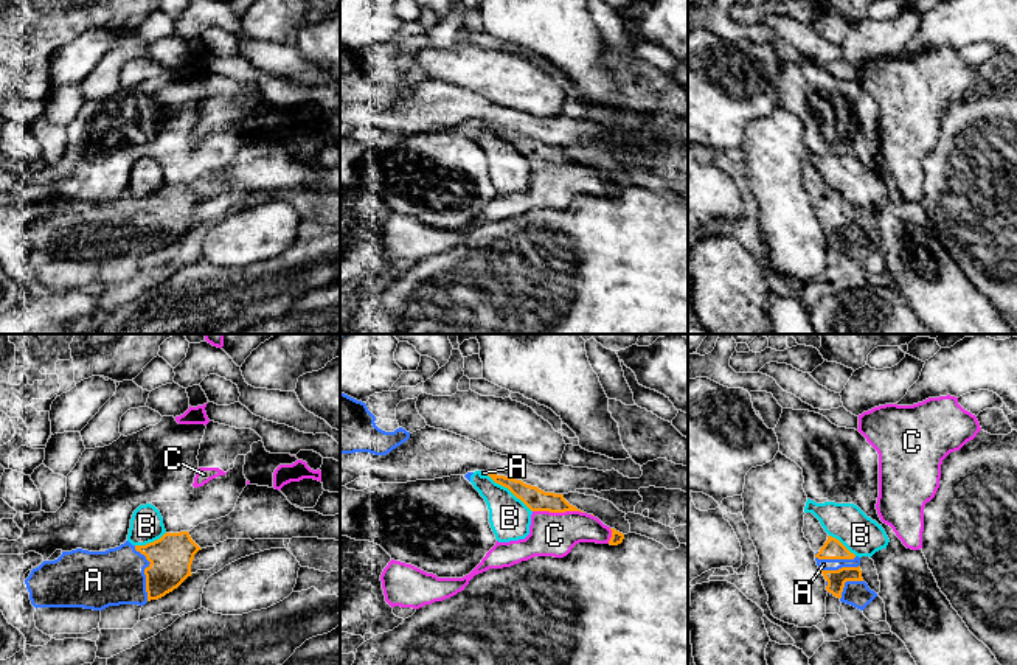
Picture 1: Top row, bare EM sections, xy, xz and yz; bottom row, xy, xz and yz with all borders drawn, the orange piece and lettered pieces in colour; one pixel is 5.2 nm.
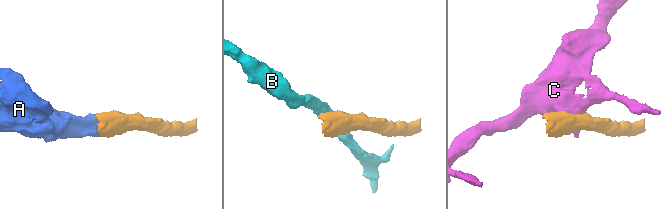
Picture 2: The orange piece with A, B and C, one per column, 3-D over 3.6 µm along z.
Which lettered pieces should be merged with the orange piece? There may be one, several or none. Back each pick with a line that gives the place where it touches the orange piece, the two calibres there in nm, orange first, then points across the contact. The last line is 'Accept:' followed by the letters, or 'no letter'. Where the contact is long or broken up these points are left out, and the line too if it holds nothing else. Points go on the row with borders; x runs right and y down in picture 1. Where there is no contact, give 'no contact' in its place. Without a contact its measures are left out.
A: contact xy (145, 572); calibres 220 and 300 nm; way xy (171, 557), (162, 566), (145, 572), (98, 580)
Accept: A

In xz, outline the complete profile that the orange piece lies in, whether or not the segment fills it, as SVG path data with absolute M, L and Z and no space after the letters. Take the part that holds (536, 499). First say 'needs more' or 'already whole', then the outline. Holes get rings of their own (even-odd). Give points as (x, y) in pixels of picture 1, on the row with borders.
already whole | M488 474L495 483L508 488L517 499L520 499L531 511L550 511L550 513L565 513L565 511L581 511L570 505L562 494L545 493L537 486L523 483L505 475Z

